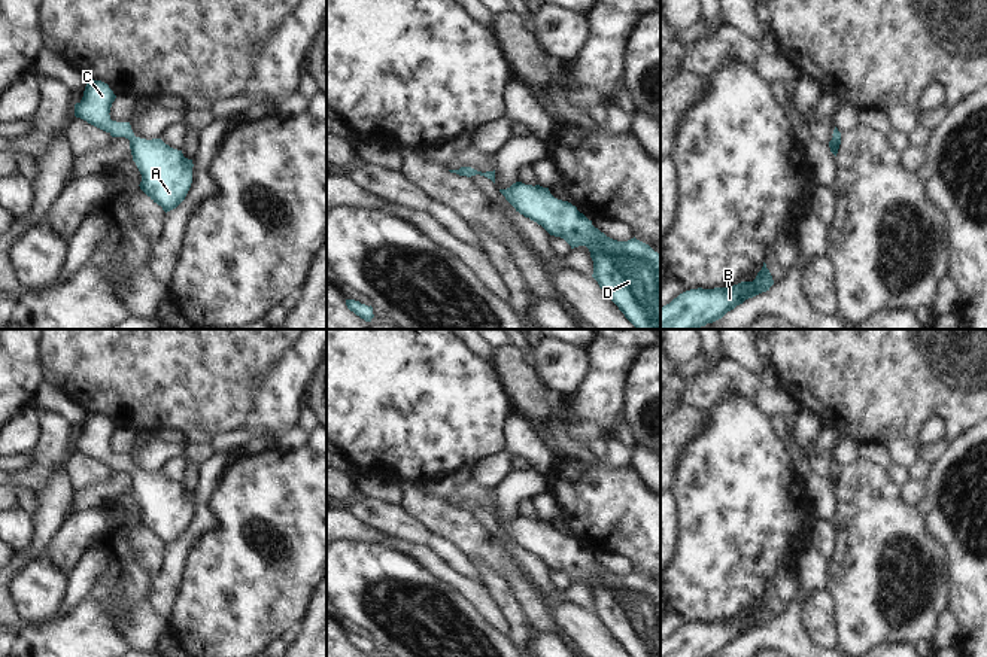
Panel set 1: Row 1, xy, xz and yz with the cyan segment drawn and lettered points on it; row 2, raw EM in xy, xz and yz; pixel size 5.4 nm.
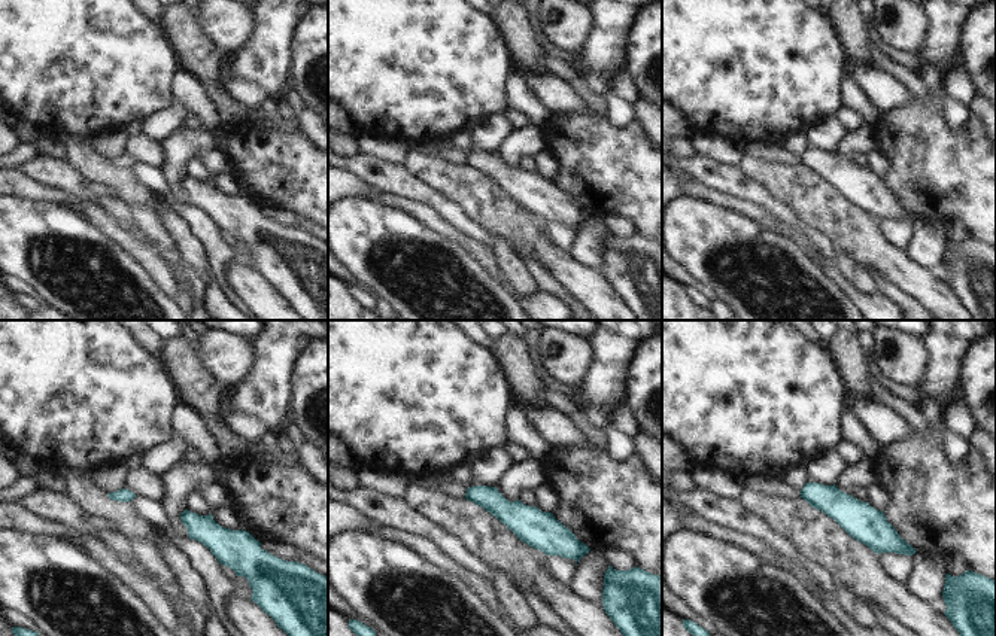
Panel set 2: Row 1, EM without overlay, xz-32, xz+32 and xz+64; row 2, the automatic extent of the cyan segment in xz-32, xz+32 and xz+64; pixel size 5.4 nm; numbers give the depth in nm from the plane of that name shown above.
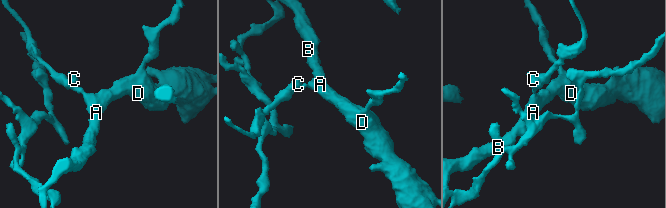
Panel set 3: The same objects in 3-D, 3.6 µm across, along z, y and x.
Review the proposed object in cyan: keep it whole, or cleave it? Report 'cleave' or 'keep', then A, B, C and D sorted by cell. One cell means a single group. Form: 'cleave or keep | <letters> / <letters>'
keep | A B C D

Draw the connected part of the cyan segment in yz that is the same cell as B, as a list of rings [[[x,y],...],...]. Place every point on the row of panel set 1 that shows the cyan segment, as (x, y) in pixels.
[[[763,262],[753,282],[741,282],[729,288],[690,289],[669,304],[660,307],[660,329],[695,329],[722,319],[728,311],[774,285]]]

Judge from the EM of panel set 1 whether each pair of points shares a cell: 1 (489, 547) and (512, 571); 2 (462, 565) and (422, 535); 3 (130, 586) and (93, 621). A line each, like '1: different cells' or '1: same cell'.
1: different cells
2: same cell
3: same cell

